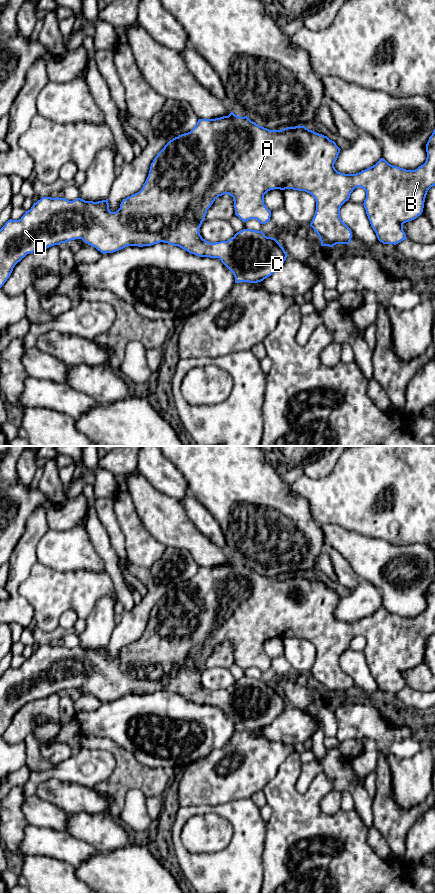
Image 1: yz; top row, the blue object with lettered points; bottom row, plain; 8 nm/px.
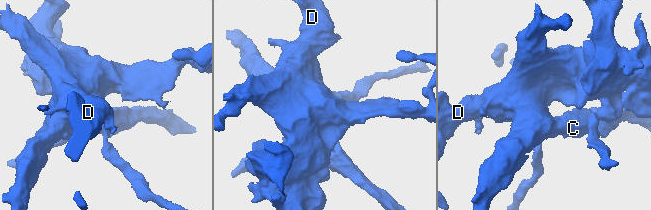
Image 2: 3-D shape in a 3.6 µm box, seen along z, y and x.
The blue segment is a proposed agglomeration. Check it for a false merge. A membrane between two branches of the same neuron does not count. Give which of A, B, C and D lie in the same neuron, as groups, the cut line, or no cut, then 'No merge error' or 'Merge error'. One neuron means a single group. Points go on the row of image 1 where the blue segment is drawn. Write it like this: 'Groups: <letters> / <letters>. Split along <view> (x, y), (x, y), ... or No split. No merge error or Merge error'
Groups: A B C D. No split. No merge error

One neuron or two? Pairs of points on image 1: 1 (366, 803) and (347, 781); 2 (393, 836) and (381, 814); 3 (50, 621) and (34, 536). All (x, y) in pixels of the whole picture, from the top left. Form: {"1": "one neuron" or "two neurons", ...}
{"1": "one neuron", "2": "one neuron", "3": "two neurons"}

